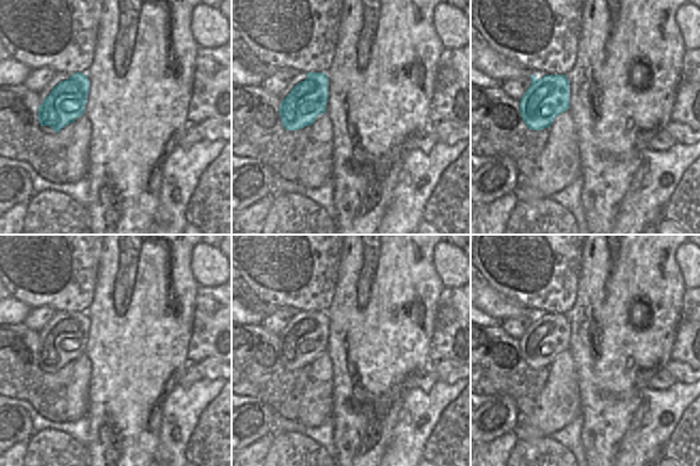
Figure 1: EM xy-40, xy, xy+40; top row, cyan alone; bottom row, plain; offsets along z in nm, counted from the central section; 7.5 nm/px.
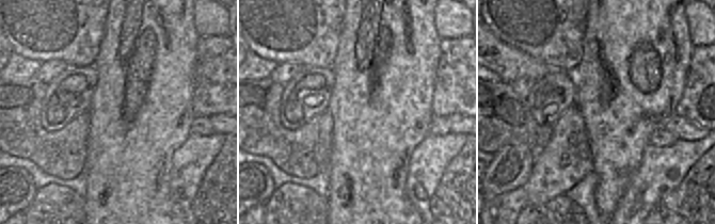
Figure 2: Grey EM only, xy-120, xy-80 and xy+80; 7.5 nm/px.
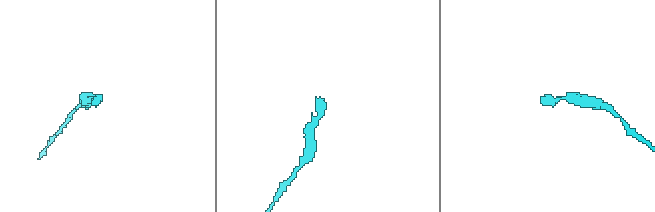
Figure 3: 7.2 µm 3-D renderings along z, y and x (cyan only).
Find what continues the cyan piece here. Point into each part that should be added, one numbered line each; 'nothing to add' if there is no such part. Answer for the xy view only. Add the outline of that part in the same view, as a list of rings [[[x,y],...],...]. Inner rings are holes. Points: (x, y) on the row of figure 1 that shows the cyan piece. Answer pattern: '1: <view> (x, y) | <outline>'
1: xy (299, 77) | [[[298,73],[296,74],[290,82],[286,85],[284,91],[277,96],[277,101],[280,106],[282,105],[282,101],[290,94],[292,89],[300,82],[304,81],[307,78],[307,73]]]

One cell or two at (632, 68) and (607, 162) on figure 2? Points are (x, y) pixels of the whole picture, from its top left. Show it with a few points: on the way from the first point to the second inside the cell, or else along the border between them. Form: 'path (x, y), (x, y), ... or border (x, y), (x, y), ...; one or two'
path (624, 92), (617, 139); one

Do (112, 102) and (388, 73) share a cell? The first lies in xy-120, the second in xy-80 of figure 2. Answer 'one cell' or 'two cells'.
one cell

